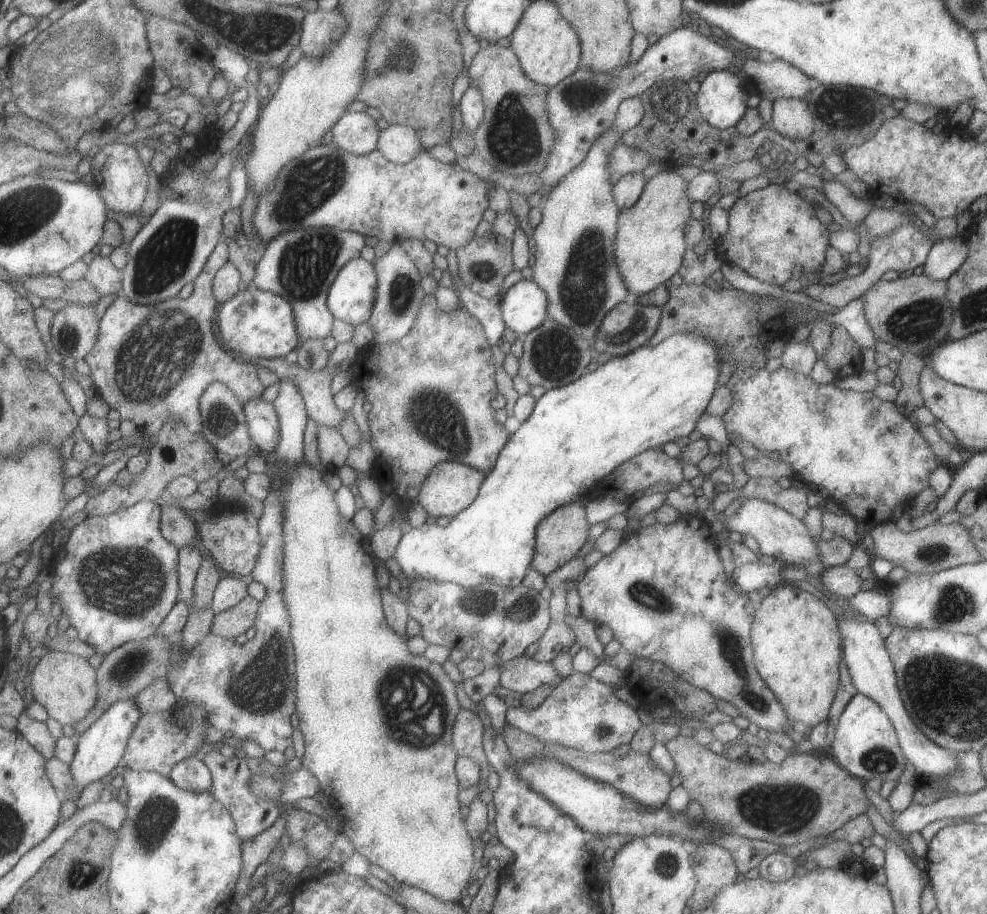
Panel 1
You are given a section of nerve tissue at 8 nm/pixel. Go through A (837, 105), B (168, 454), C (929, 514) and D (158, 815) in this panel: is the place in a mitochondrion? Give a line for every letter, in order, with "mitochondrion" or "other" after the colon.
A: mitochondrion
B: other
C: other
D: mitochondrion

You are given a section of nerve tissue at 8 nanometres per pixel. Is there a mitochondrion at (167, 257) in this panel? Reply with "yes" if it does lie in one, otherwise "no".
yes

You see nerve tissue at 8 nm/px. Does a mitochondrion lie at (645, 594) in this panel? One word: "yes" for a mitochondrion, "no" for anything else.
yes

